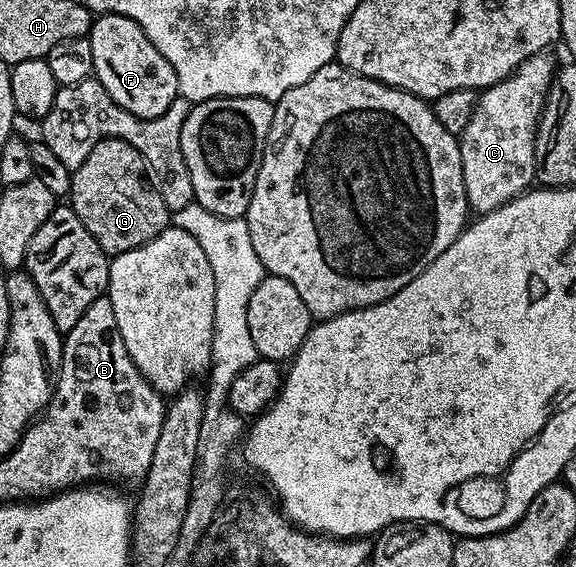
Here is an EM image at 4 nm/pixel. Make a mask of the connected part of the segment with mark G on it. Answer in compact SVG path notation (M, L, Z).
M119 138L100 140L100 144L88 152L88 160L73 170L68 202L107 256L148 244L172 222L171 211L167 210L160 192L148 177L146 161L132 144Z

